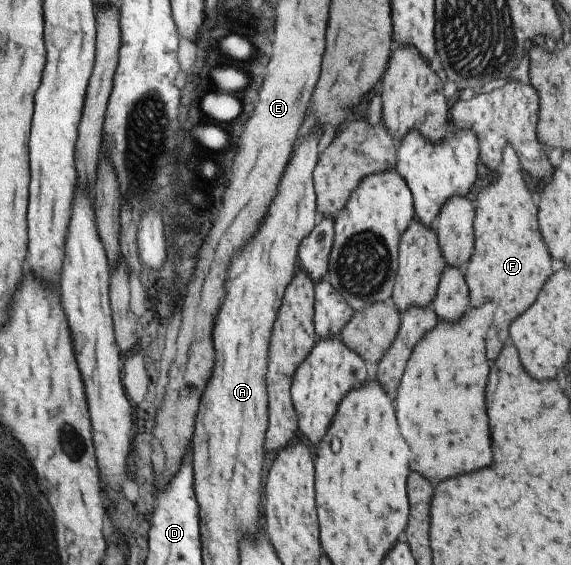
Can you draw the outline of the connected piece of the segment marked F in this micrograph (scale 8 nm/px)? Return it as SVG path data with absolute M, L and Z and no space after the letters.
M506 144L501 151L500 165L497 167L496 181L482 189L476 195L476 209L474 212L474 251L466 267L466 285L470 293L470 307L480 307L486 301L496 303L496 313L494 313L494 325L486 335L486 359L496 359L500 349L504 347L504 341L508 337L508 323L518 317L530 303L534 303L538 291L542 289L544 281L552 273L552 263L550 255L542 243L542 237L538 233L536 225L536 207L532 203L532 197L528 189L524 187L524 177L520 173L520 165L516 152L510 144Z

